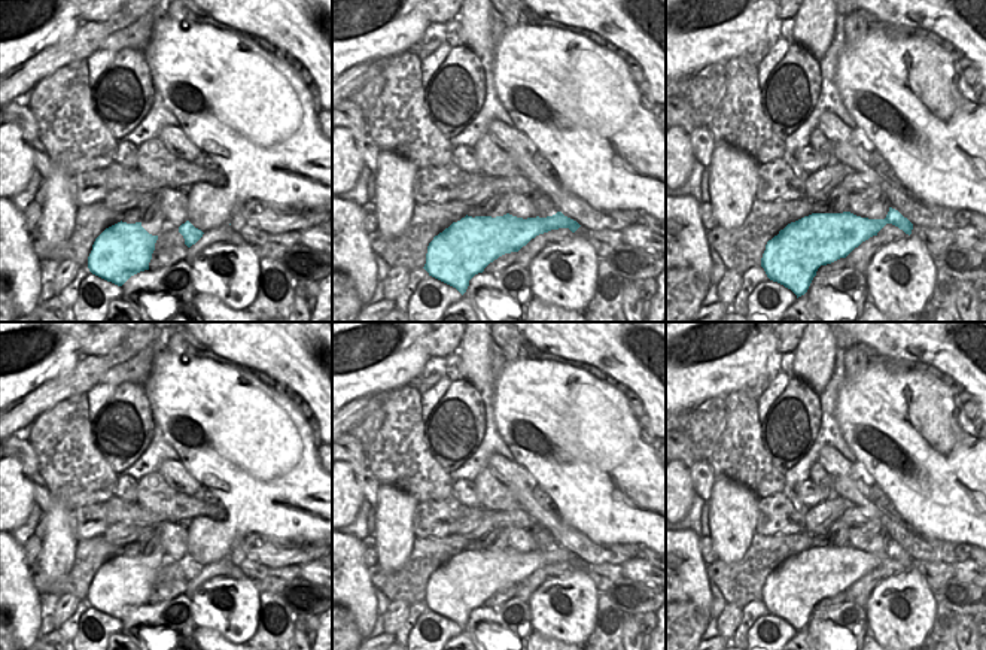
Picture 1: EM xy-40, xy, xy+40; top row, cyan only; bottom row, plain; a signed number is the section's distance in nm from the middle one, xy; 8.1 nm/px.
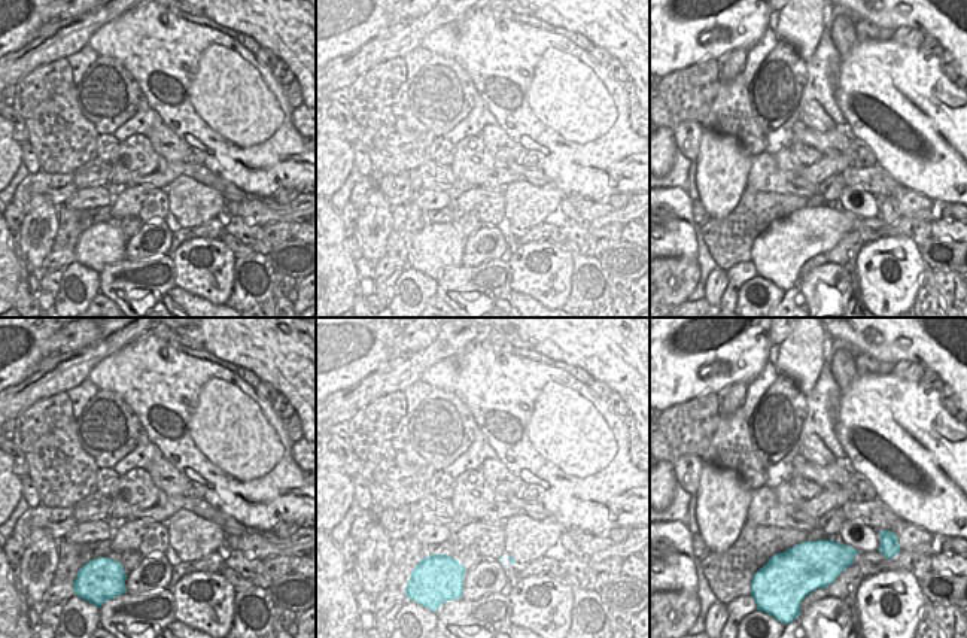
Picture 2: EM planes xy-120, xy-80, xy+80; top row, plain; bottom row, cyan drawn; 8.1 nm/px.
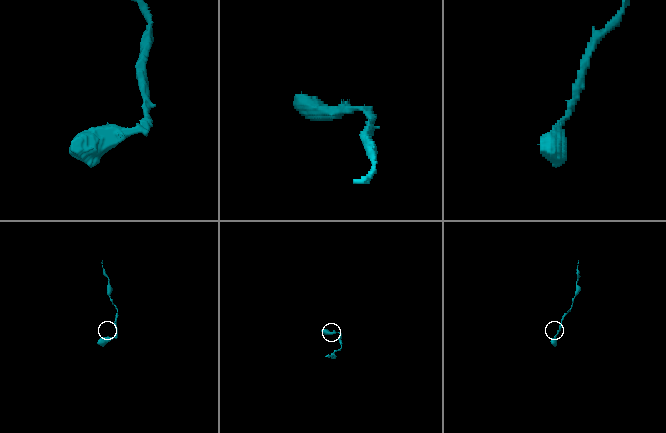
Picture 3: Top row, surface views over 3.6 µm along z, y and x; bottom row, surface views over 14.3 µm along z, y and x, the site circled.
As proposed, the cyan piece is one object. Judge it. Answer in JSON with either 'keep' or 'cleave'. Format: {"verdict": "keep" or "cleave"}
{"verdict": "cleave"}

